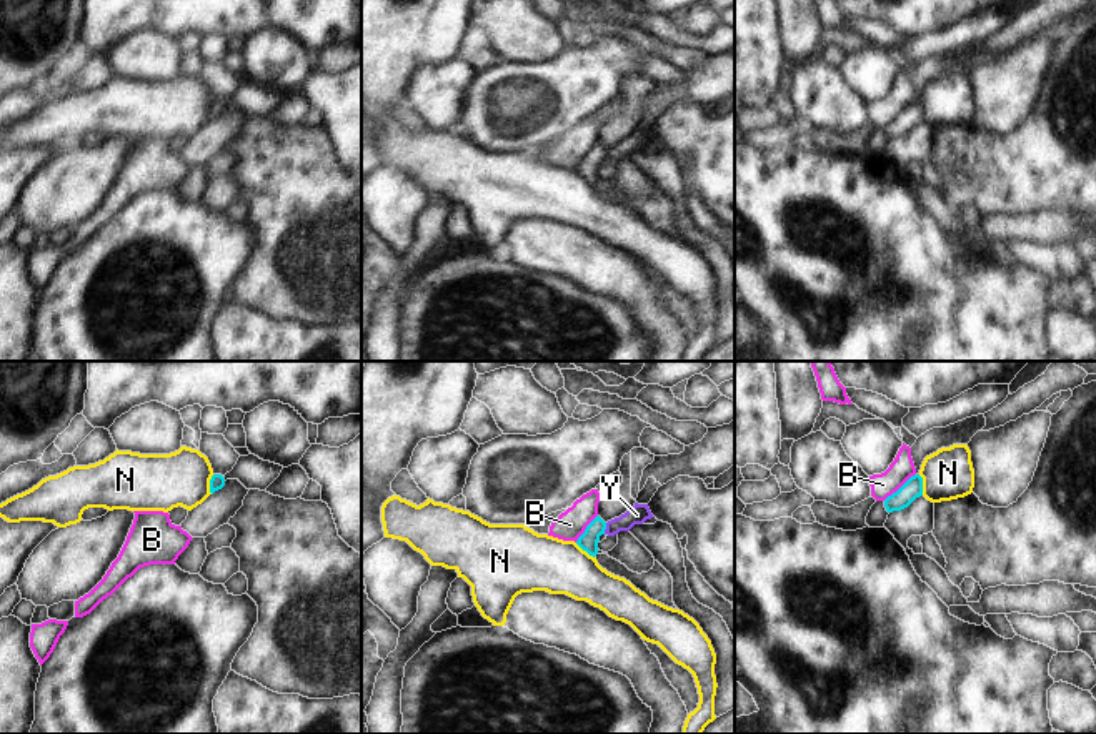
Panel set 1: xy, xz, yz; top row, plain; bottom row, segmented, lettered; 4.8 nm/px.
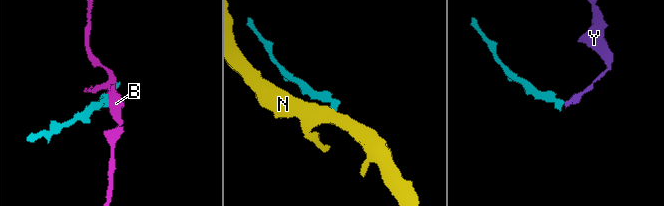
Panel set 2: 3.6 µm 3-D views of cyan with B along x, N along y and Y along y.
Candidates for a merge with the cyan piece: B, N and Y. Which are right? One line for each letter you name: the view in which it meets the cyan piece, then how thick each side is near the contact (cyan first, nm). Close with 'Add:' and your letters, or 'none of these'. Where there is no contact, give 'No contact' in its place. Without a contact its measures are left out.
Add: none of these.

